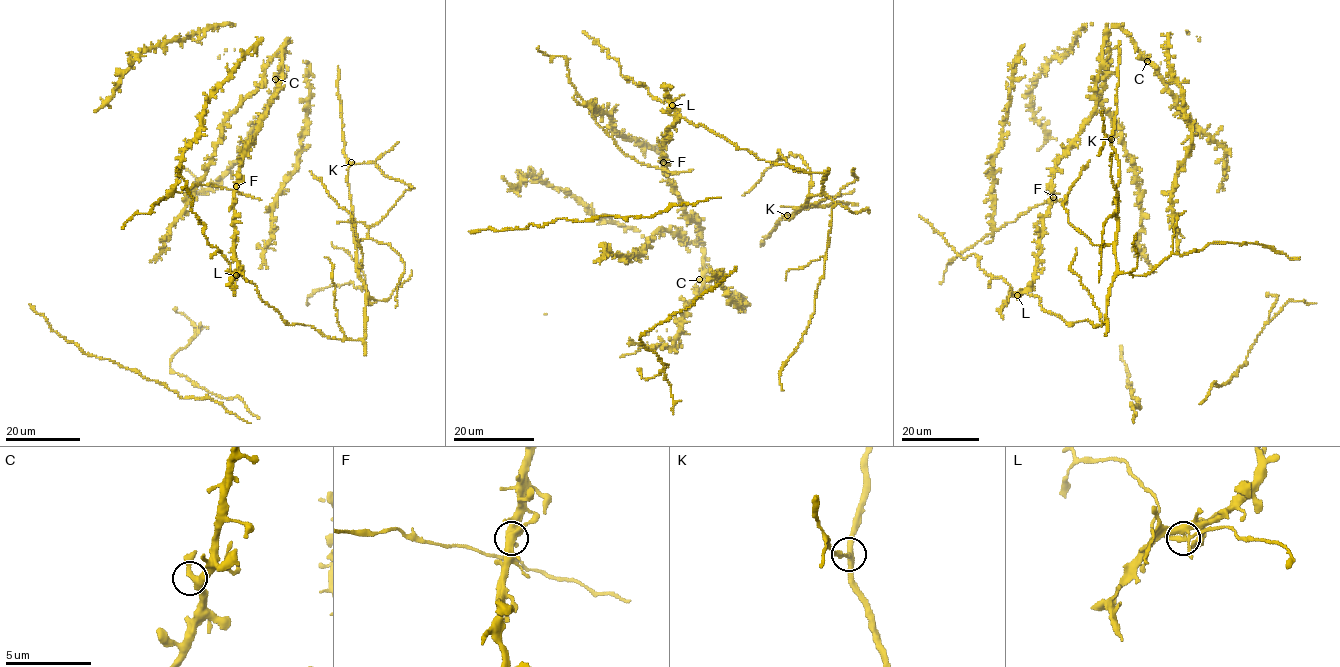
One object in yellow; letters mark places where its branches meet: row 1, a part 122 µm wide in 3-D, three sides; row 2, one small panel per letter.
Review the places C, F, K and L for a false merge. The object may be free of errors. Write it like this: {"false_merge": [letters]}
{"false_merge": []}

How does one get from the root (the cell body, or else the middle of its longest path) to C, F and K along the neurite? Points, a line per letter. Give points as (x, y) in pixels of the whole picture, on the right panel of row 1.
C: (1070, 325), (1023, 292), (1033, 279), (1056, 161), (1095, 105), (1106, 26), (1119, 25), (1147, 61)
F: (1070, 325), (1043, 310), (1038, 297), (1023, 292), (1033, 279), (1040, 252), (1042, 216), (1053, 197)
K: (1070, 325), (1087, 319), (1098, 326), (1106, 321), (1108, 291), (1117, 270), (1119, 160), (1111, 139)

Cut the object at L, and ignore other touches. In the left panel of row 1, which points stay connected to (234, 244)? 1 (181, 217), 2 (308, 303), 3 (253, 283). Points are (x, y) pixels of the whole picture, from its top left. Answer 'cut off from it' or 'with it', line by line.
1: with it
2: with it
3: cut off from it

